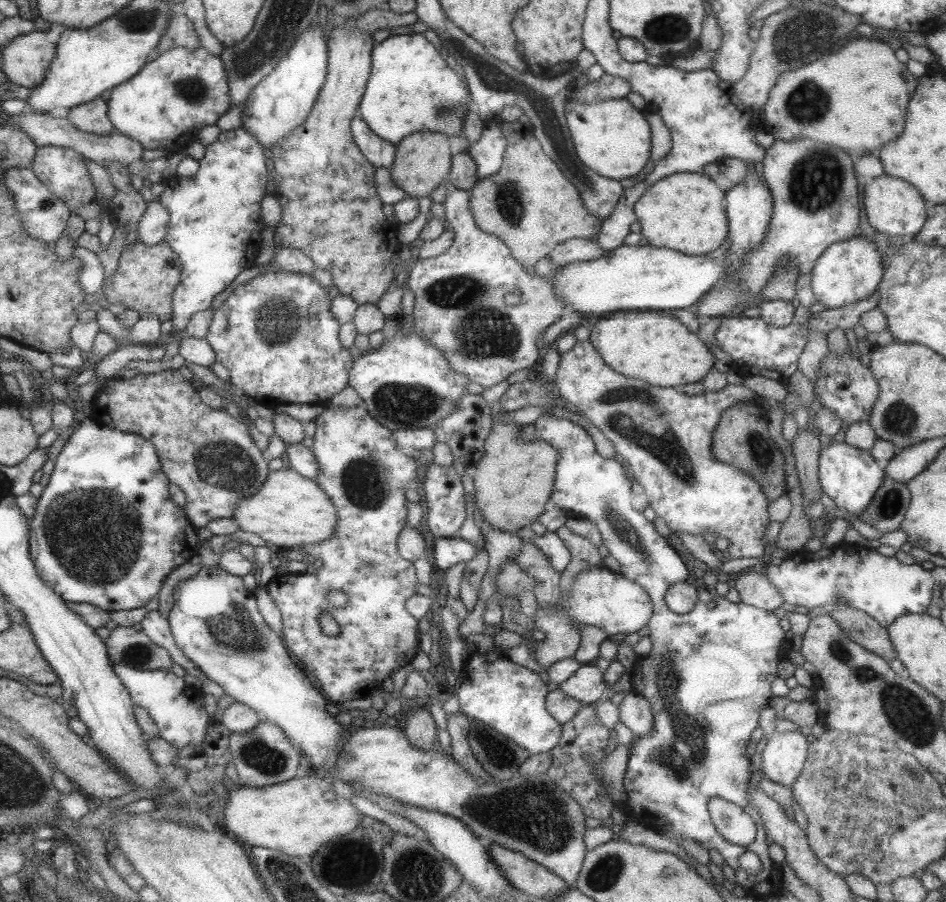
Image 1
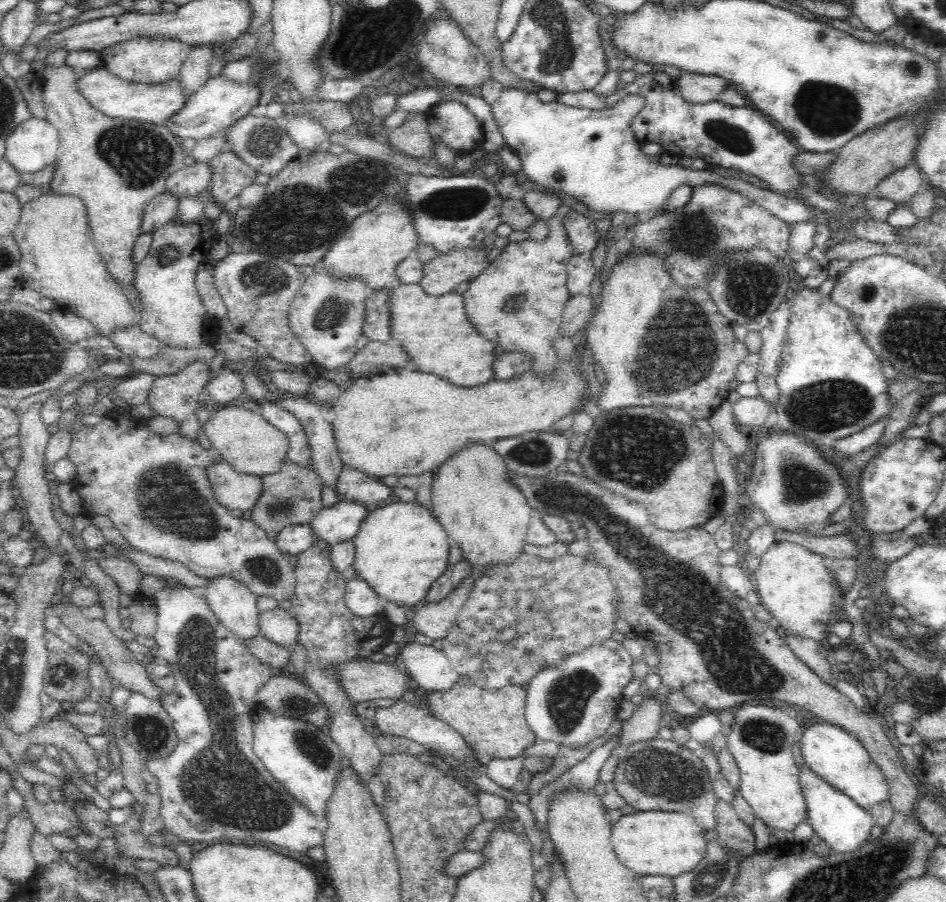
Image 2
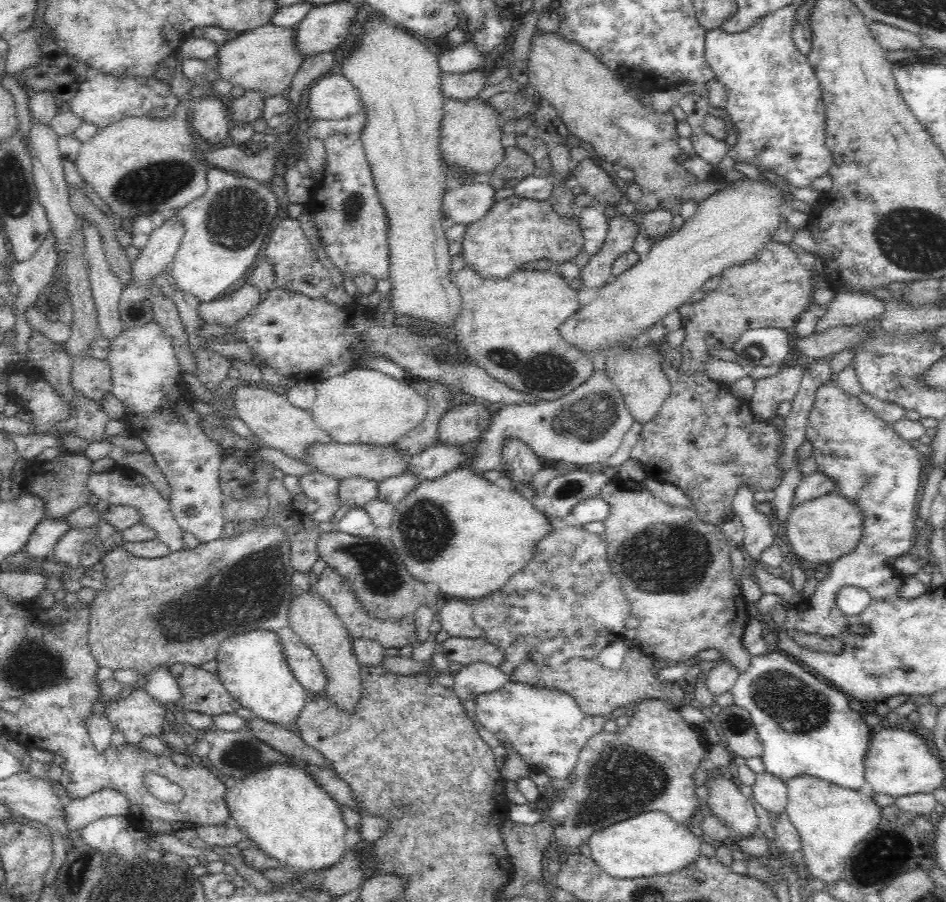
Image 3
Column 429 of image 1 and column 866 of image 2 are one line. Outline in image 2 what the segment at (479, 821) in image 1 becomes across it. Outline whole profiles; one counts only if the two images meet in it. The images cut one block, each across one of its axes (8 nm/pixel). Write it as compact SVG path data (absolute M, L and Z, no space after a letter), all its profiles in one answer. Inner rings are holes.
M824 721L824 724L814 724L801 730L798 741L804 764L834 790L844 792L856 805L867 809L889 799L887 778L860 739L852 733Z

